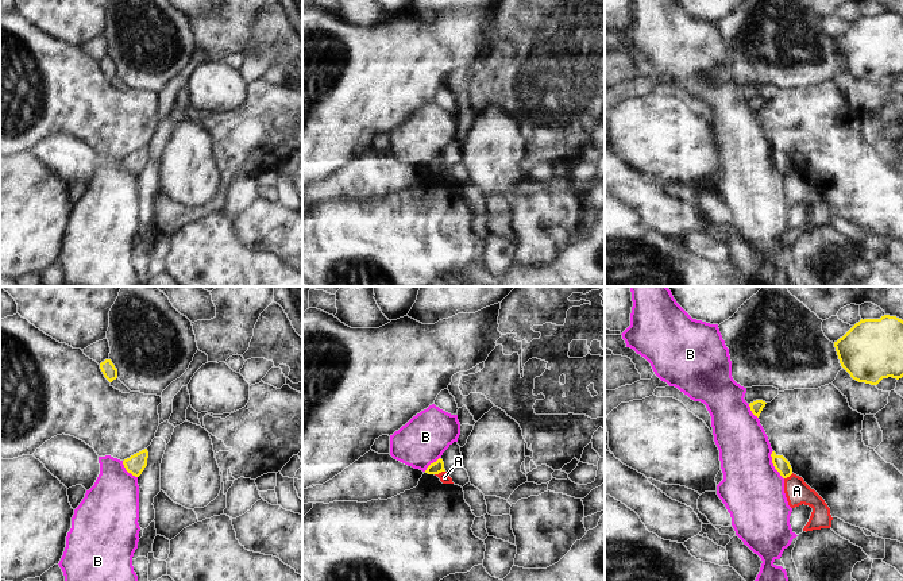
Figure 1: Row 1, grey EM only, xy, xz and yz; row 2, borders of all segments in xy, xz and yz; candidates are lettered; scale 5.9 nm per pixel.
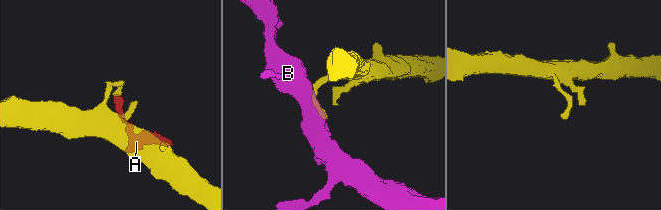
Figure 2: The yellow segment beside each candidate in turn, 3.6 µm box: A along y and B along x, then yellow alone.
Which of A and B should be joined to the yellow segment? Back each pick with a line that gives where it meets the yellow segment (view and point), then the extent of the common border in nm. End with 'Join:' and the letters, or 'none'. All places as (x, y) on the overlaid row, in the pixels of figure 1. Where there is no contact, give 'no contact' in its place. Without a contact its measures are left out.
Join: none

